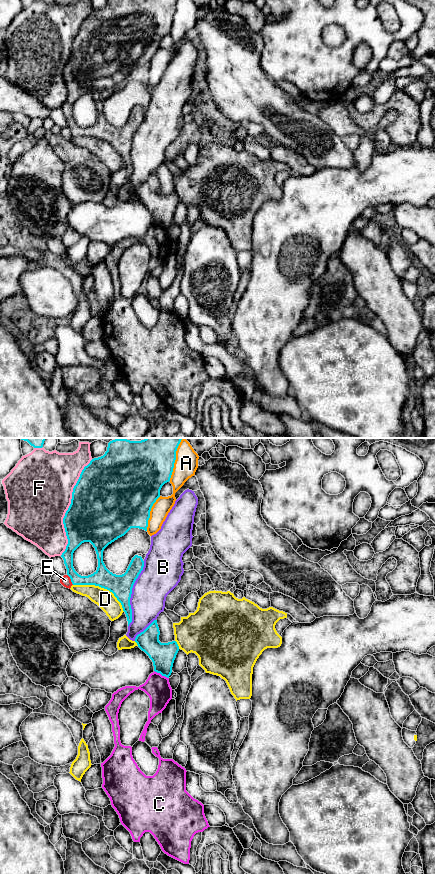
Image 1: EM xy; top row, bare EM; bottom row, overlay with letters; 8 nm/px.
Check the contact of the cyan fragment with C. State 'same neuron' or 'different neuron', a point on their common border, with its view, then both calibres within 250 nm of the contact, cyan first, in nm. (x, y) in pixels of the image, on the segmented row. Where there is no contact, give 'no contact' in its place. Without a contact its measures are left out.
different neuron | xy (161, 674) | 190/200 nm

